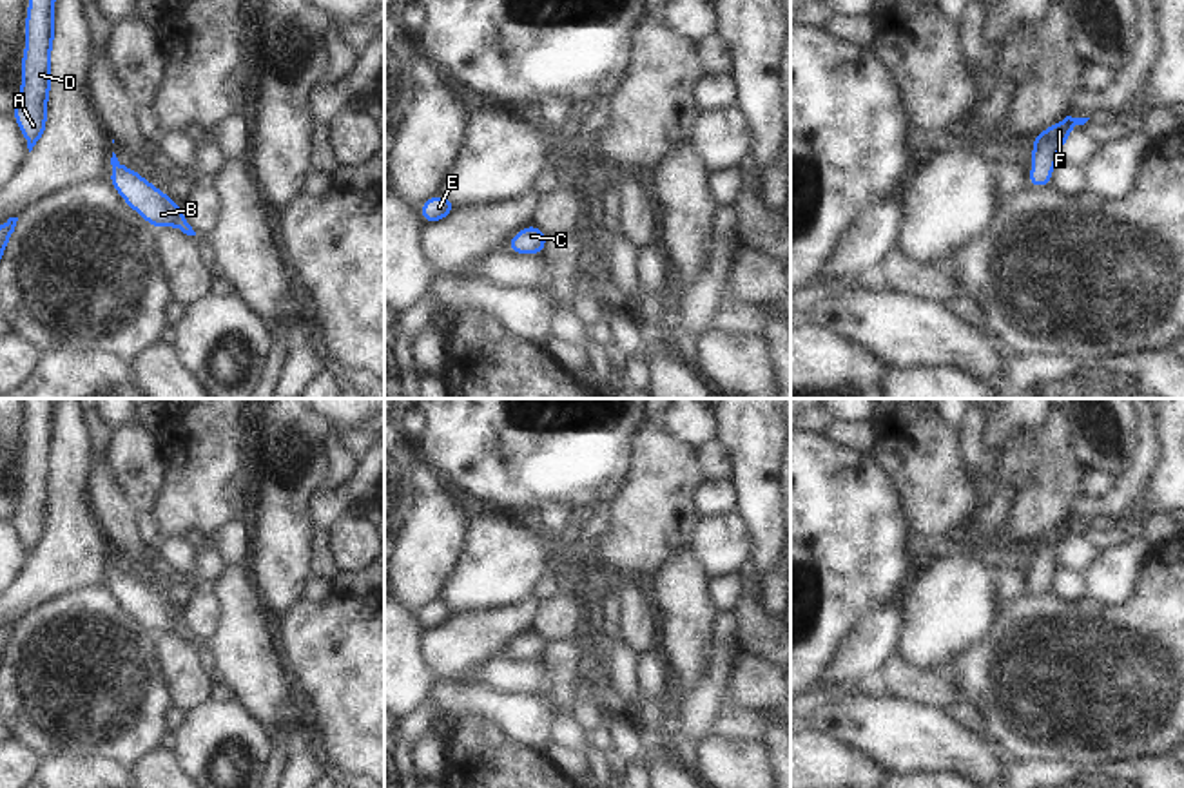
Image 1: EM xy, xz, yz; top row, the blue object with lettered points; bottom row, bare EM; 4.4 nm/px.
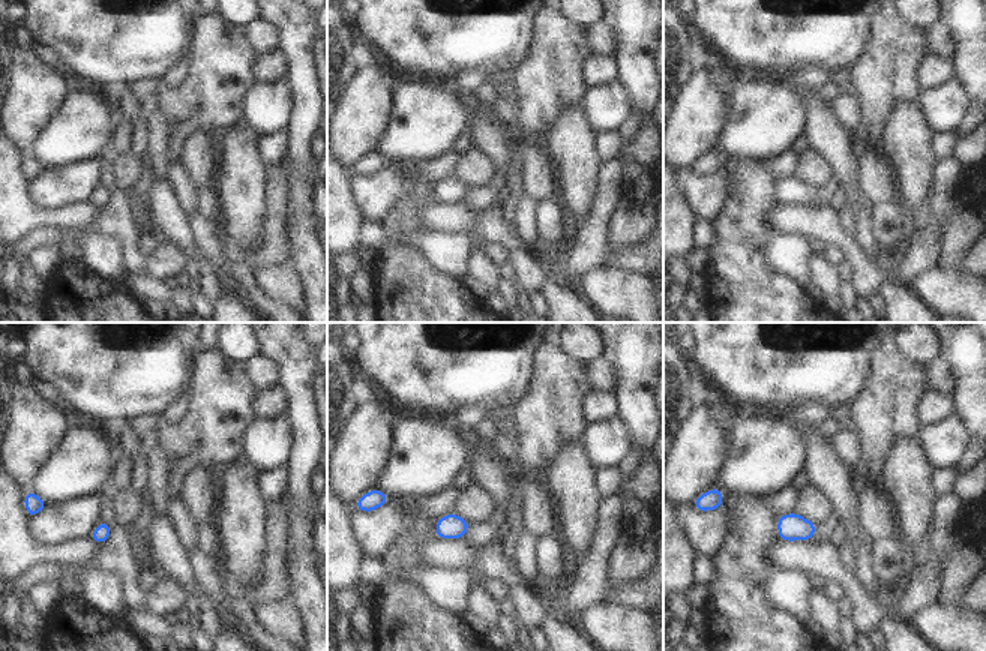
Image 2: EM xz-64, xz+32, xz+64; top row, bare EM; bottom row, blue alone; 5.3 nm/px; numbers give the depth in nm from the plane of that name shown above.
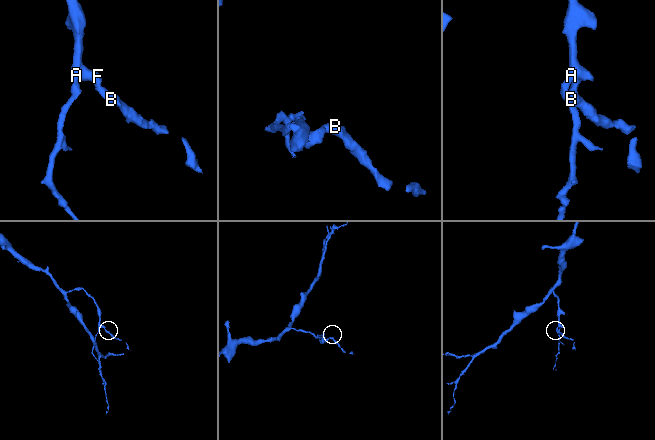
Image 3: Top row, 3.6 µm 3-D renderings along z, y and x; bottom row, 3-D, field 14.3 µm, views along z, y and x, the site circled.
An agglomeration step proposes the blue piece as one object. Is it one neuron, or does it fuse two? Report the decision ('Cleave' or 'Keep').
Keep.

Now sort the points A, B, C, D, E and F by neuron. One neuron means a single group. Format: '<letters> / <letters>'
A B C D E F

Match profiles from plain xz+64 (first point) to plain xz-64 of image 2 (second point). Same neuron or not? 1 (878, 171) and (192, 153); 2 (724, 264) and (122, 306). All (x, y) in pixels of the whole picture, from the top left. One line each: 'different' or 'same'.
1: same
2: same

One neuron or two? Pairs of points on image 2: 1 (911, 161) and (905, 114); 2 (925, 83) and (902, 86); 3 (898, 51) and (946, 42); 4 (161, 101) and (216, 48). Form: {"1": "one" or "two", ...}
{"1": "one", "2": "two", "3": "two", "4": "one"}

